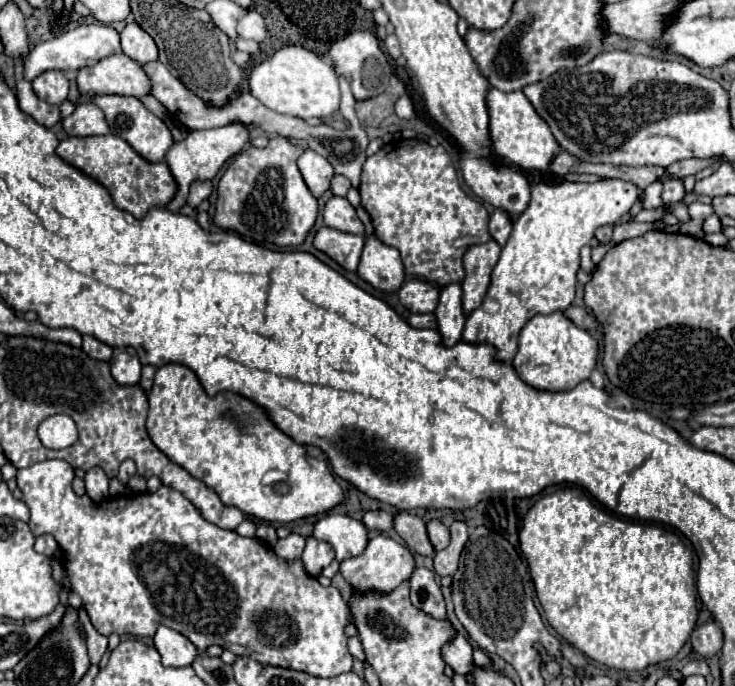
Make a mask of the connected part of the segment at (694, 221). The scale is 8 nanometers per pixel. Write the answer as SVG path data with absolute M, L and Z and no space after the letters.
M691 203L689 205L689 219L691 219L691 225L695 229L701 229L703 221L713 215L713 207L711 205L705 205L705 203Z

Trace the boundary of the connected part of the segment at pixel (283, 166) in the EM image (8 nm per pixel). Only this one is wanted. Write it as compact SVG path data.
M281 135L271 137L269 145L263 149L251 145L241 151L217 185L219 199L213 223L225 231L247 237L257 245L299 247L319 215L319 203L299 175L297 159L303 151L301 145L295 145Z

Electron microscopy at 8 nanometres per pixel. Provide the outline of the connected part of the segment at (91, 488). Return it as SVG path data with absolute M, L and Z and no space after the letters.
M93 467L85 473L85 487L93 501L103 501L109 497L109 477L99 467Z

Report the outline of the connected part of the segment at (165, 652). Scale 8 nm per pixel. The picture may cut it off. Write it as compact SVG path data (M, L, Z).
M159 627L153 641L157 651L161 653L165 667L189 667L199 653L197 647L185 635L169 627Z

